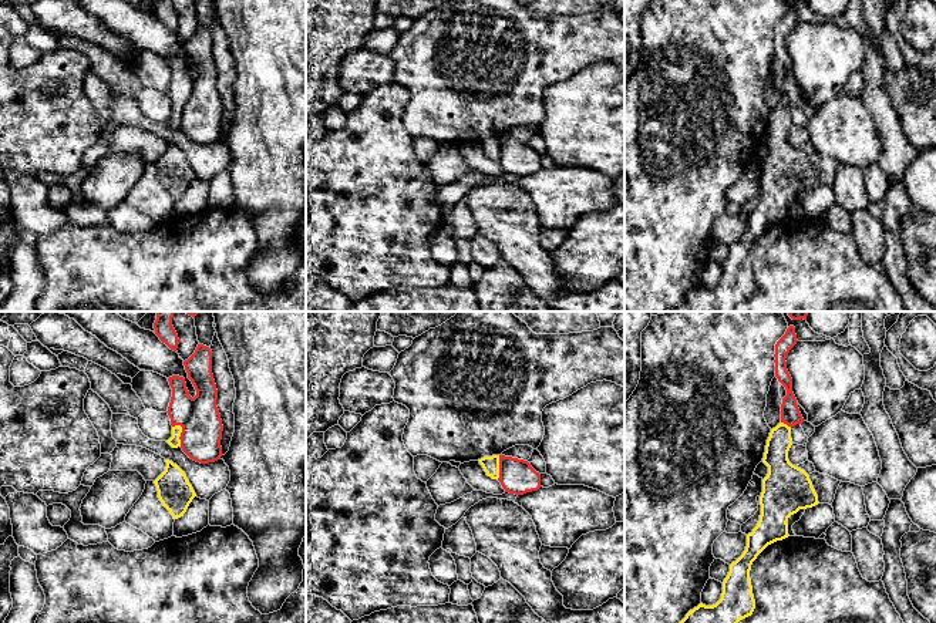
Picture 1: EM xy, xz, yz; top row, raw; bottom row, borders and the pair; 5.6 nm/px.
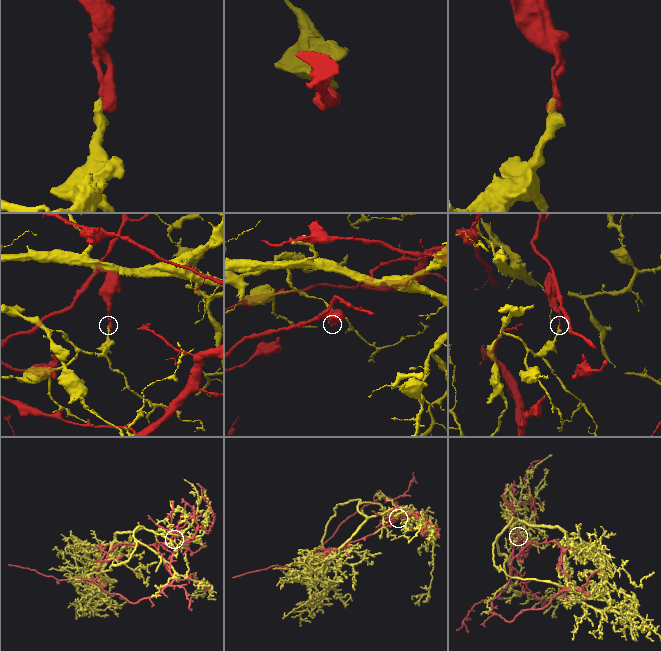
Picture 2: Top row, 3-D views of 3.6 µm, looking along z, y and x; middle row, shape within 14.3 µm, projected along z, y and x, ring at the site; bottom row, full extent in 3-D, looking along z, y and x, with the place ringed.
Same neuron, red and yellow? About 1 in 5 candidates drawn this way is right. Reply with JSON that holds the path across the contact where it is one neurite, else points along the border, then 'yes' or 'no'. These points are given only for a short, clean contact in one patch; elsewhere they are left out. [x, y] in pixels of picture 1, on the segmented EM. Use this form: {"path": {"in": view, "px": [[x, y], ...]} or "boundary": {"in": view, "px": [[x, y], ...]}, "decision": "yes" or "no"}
{"boundary": {"in": "xy", "px": [[175, 424], [181, 427], [181, 445]]}, "decision": "no"}

